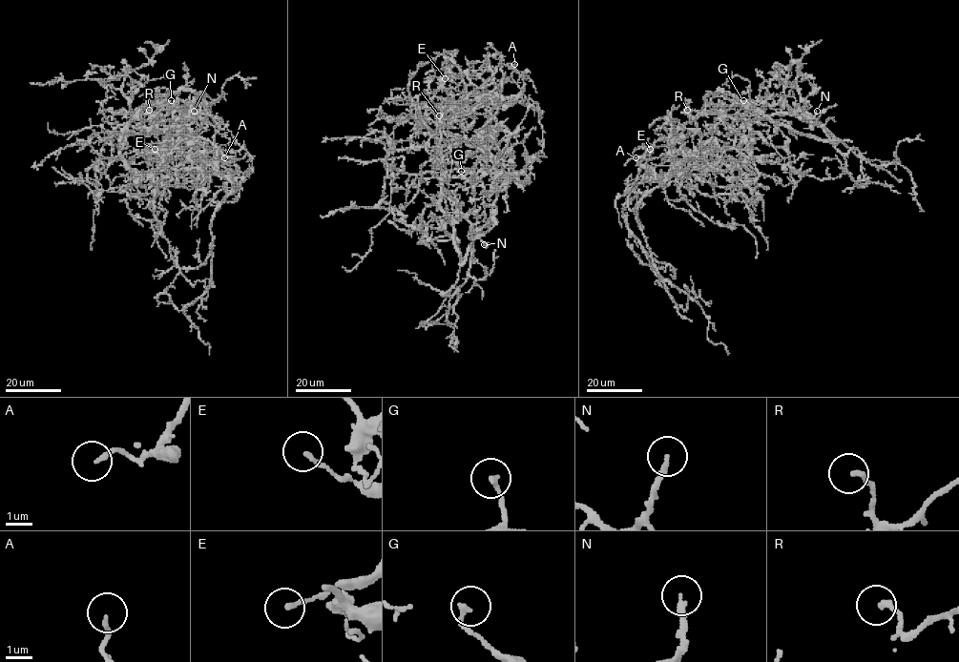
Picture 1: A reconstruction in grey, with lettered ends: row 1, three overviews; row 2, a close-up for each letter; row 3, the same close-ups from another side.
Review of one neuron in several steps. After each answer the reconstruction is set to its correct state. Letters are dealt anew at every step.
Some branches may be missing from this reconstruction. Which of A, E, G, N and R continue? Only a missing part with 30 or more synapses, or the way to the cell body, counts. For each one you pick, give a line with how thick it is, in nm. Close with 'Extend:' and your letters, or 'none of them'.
N: 200 nm thick
Extend: N

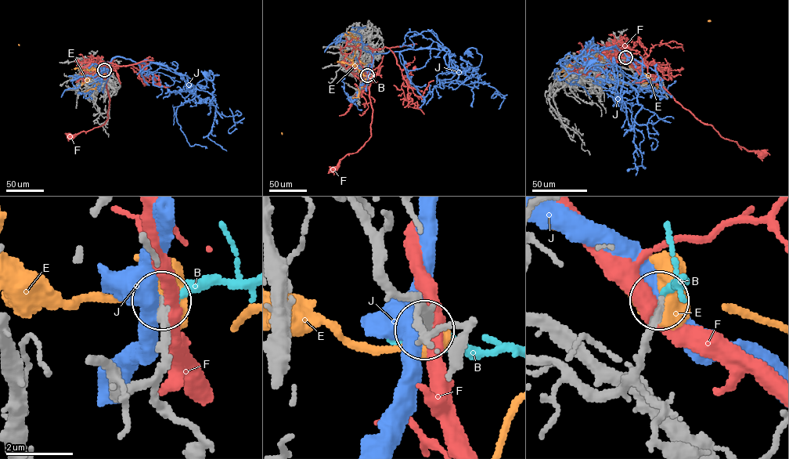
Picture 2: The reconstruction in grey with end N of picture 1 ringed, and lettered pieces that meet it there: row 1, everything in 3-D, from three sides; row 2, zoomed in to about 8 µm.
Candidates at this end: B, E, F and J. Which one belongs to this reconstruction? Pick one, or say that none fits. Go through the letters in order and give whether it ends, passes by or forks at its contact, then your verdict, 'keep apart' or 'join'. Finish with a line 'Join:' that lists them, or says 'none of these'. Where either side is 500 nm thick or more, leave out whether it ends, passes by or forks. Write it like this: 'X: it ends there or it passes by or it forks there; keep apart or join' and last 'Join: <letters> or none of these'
B: it passes by; join
E: keep apart
F: it passes by; keep apart
J: keep apart
Join: B

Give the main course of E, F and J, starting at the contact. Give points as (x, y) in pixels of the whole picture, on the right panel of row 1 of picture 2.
E: (625, 57), (657, 85), (656, 88), (711, 21)
F: (625, 58), (643, 77), (660, 84), (701, 122), (711, 124), (722, 138), (762, 156)
J: (625, 57), (596, 48), (592, 37), (586, 43), (588, 64), (623, 80), (614, 60), (584, 71), (591, 62)

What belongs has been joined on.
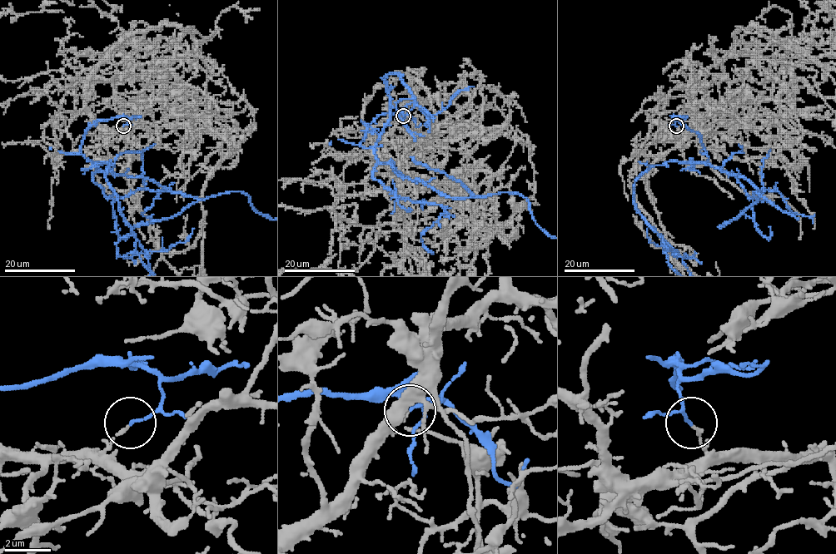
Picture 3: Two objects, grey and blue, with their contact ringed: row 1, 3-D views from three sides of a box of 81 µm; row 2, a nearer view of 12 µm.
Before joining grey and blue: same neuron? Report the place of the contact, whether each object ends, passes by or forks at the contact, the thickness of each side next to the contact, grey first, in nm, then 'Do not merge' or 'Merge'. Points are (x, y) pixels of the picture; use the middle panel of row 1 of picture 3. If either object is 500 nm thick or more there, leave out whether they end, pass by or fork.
Place: (403, 116). At the ring grey ends. At the ring blue ends. Thickness 140 nm (grey) against 100 nm. Do not merge

